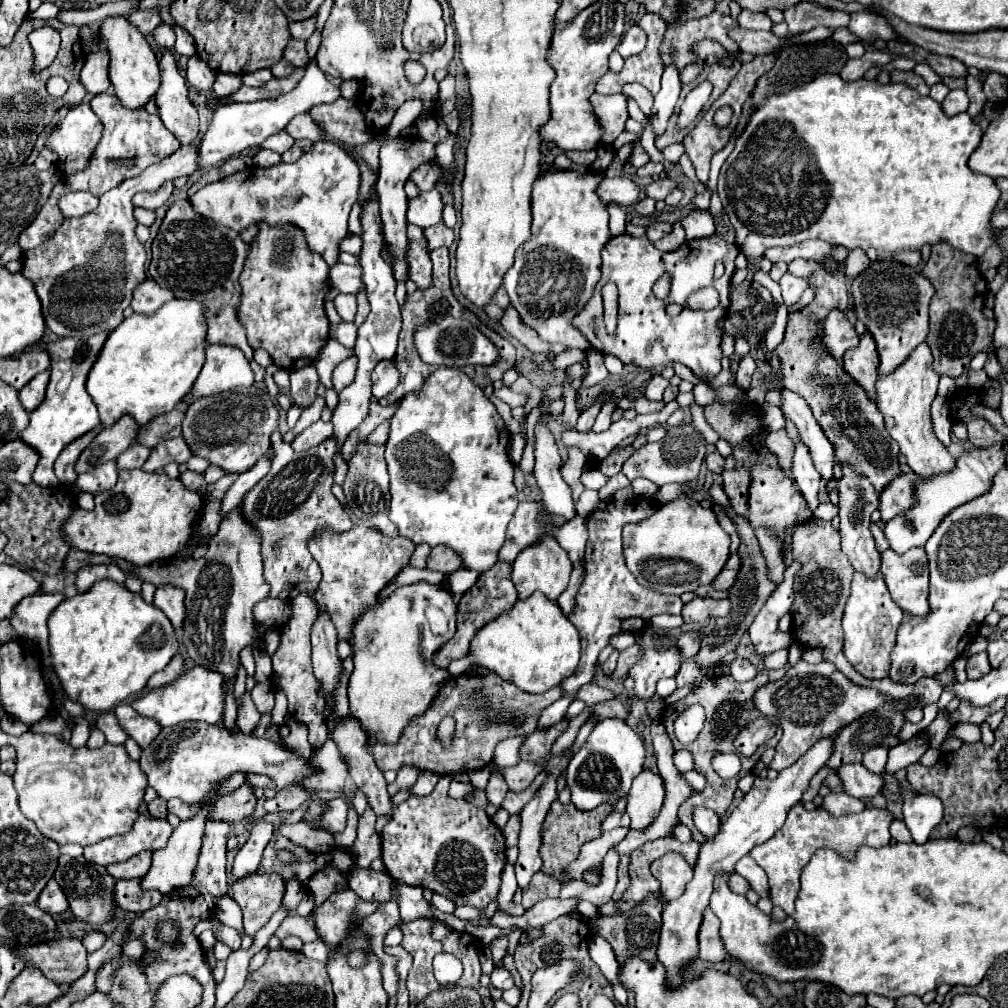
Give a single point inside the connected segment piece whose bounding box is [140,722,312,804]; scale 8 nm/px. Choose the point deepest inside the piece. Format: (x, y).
(184, 763)

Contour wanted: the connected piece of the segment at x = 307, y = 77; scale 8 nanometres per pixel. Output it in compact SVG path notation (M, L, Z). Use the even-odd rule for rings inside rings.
M310 60L310 64L306 66L306 74L300 80L300 84L288 92L282 94L278 98L270 98L270 100L258 100L258 102L248 102L248 104L226 104L226 106L218 106L216 112L212 114L212 122L206 128L206 132L200 138L200 152L198 152L198 168L200 170L208 170L212 166L222 164L224 160L238 156L240 152L244 152L246 148L252 148L256 144L262 144L268 136L284 130L288 126L288 122L302 112L308 112L312 106L316 104L324 104L324 102L334 102L342 96L340 88L330 84L324 76L324 72L320 72L320 68L316 66L316 60Z

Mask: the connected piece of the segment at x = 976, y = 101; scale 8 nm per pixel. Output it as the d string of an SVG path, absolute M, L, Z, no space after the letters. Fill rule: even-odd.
M989 71L981 74L979 77L974 77L970 74L966 77L966 92L968 92L968 98L970 98L970 106L968 106L968 114L970 116L980 114L982 108L986 106L986 102L988 102L982 88L982 81L987 74L989 74Z

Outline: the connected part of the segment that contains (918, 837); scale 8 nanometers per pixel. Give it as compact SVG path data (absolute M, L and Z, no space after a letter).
M882 774L884 786L892 786L894 794L900 794L904 800L904 824L908 826L916 844L924 844L930 832L942 822L944 806L942 800L932 794L918 794L914 790L906 790L900 786L894 774Z

